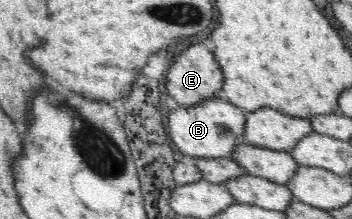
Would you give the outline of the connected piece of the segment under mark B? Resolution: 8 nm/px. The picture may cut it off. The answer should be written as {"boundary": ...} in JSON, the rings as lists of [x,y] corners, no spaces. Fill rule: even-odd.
{"boundary":[[[223,96],[202,100],[195,106],[184,107],[168,112],[168,133],[171,143],[186,160],[192,158],[230,158],[234,146],[245,142],[245,112],[232,105]]]}

